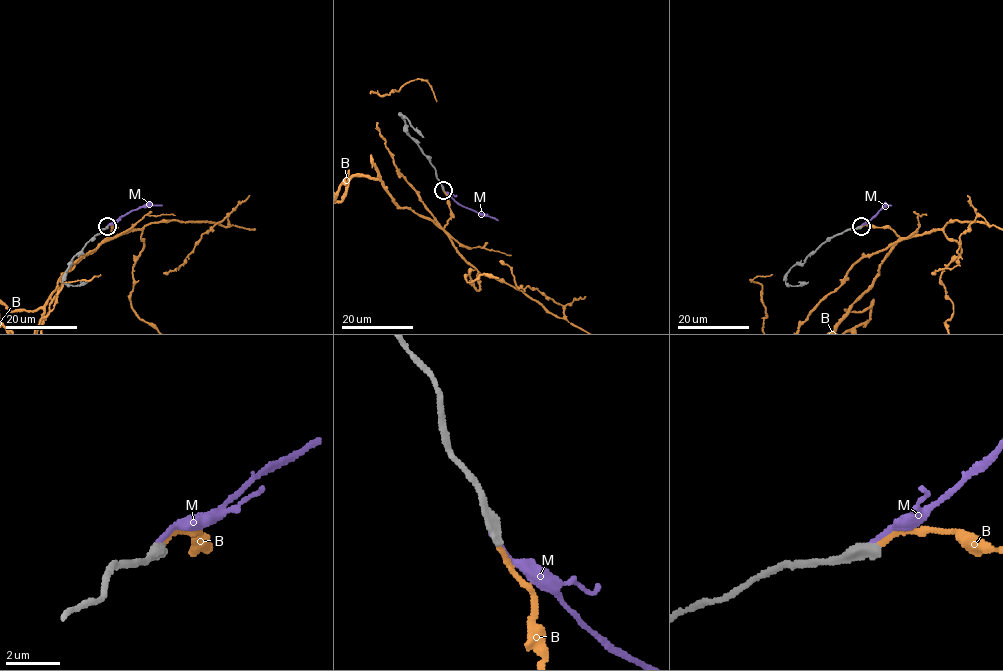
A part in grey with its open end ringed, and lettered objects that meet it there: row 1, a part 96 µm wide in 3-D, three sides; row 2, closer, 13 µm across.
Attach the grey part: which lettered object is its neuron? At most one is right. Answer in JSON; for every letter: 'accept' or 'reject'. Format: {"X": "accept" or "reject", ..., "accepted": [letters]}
{"B": "accept", "M": "reject", "accepted": ["B"]}

